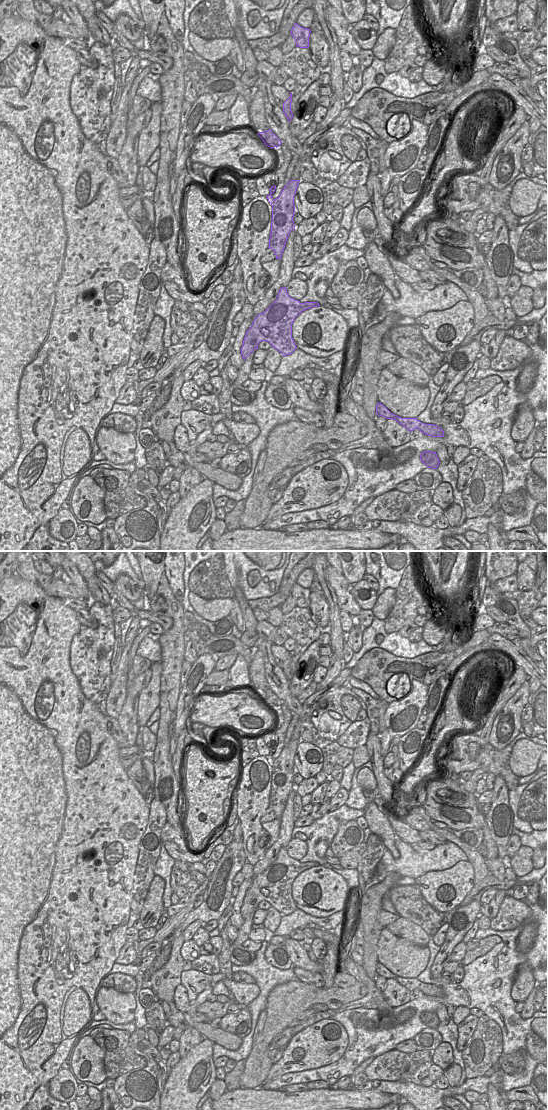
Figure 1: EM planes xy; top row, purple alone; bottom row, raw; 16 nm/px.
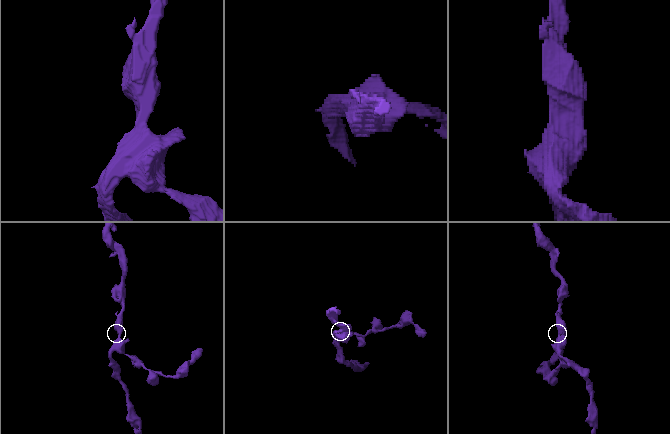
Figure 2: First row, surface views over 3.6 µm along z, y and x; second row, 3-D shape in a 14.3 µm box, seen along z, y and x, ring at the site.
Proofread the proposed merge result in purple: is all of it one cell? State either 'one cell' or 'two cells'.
one cell

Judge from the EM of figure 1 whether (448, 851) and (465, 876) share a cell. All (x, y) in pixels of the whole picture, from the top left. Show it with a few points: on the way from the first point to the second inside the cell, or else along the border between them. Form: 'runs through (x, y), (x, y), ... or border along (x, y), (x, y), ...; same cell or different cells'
border along (467, 860), (459, 860), (448, 868), (434, 871); different cells

